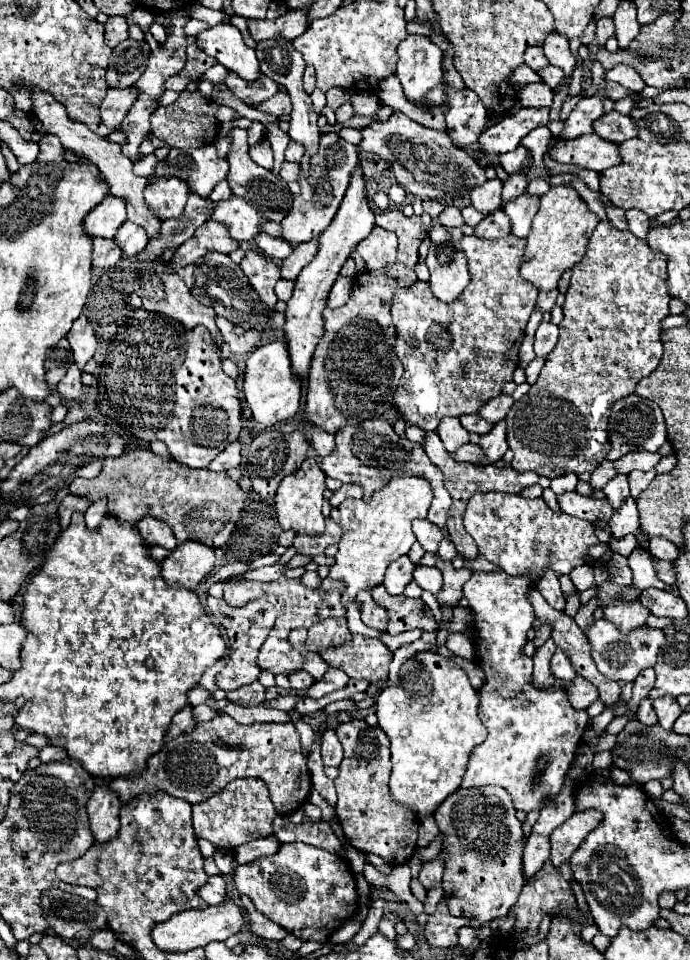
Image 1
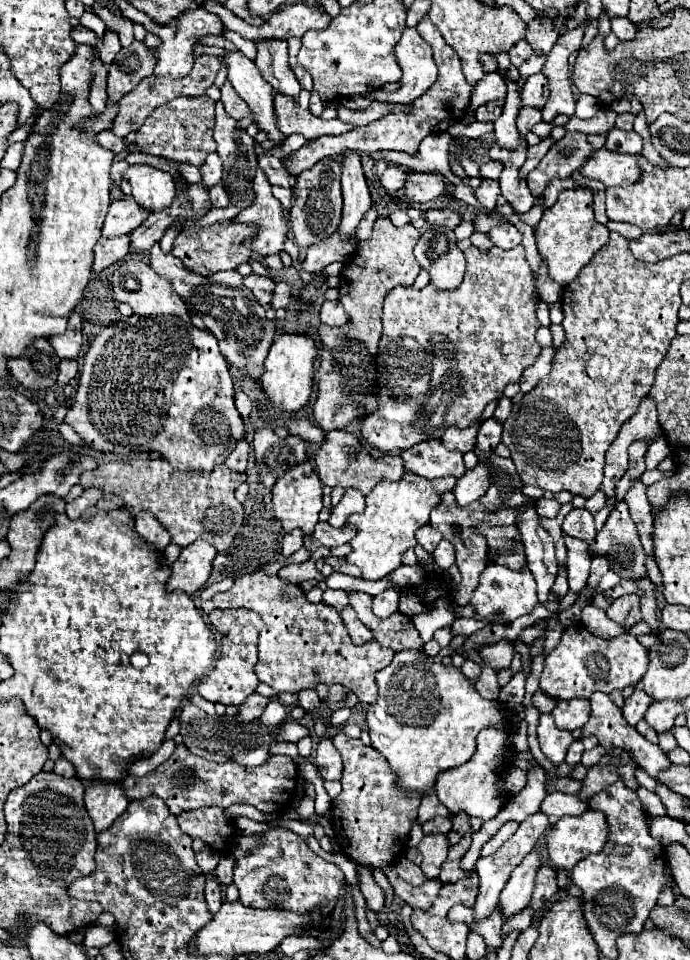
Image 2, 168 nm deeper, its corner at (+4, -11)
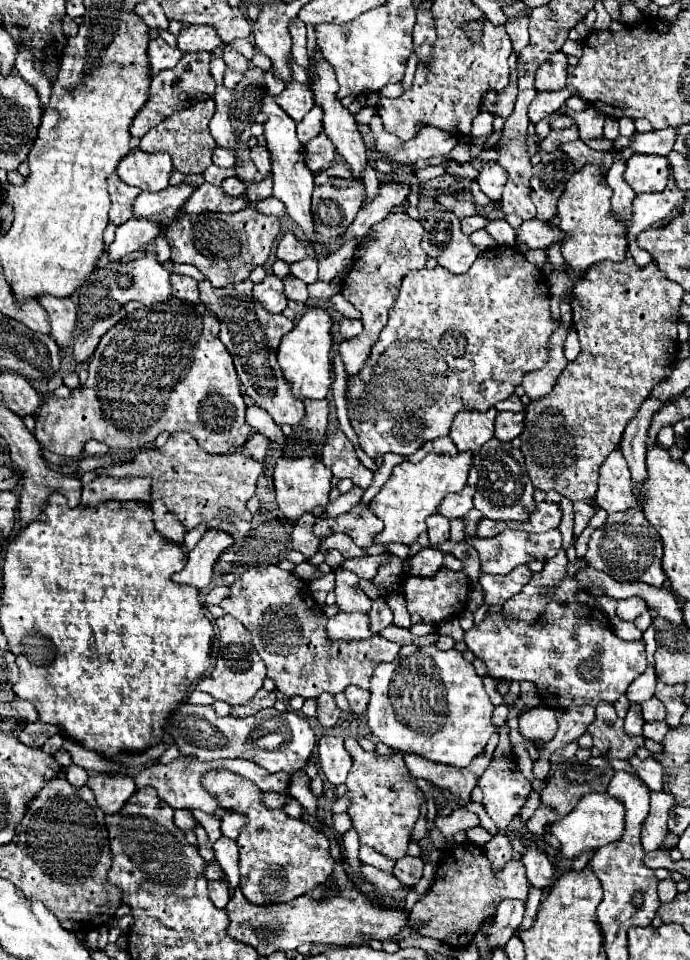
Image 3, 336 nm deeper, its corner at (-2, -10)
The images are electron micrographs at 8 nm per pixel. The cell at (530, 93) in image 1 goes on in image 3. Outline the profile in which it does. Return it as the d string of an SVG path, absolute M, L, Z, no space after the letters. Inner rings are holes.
M552 53L552 57L548 57L538 69L536 69L536 91L550 91L550 89L564 89L566 87L566 69L568 69L568 61L566 55L560 53Z

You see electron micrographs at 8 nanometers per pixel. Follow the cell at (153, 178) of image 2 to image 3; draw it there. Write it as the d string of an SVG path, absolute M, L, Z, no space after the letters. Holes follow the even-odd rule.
M132 149L120 159L116 173L126 185L140 187L142 191L162 191L168 187L172 161L164 151L150 155L142 149Z

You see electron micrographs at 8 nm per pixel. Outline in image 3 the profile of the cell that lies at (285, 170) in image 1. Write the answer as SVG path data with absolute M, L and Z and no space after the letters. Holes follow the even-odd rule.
M256 145L256 147L250 149L250 157L252 157L252 161L254 161L258 173L260 173L262 177L266 177L266 175L270 173L270 157L268 157L268 149Z

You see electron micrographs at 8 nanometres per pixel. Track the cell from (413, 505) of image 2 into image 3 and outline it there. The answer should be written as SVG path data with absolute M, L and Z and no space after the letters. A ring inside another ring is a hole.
M432 453L418 463L404 461L396 465L382 491L368 505L368 509L378 519L384 521L384 531L376 537L376 545L388 545L392 541L410 545L412 541L416 541L418 535L426 531L426 523L424 523L426 517L436 513L440 501L448 493L458 493L464 489L470 467L472 467L472 453L460 453L460 461Z

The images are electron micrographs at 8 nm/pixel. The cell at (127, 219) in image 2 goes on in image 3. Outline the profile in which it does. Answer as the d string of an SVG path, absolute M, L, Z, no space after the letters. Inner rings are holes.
M180 183L176 187L168 187L160 193L148 193L142 191L134 203L134 215L136 217L154 217L160 223L170 221L180 209L184 209L184 203L188 201L190 193L194 193L194 185Z

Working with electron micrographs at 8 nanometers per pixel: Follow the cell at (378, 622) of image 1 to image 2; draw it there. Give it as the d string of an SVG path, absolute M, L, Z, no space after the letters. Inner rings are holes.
M346 606L346 608L340 612L340 616L342 616L342 620L344 620L346 628L348 628L348 634L350 634L352 642L356 642L356 644L366 644L366 642L370 642L370 640L374 638L374 636L372 636L372 630L358 620L358 616L354 614L354 608L352 608L352 606Z

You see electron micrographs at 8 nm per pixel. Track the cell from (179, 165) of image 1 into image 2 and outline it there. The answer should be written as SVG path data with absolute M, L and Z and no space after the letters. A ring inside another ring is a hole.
M216 152L208 154L206 162L200 166L200 174L202 174L202 182L200 184L206 190L210 190L212 186L216 186L220 182L220 178L222 178L222 162L220 162Z

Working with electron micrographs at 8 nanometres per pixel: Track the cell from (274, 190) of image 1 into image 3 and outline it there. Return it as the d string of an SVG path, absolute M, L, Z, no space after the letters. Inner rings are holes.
M250 65L240 81L240 85L236 87L236 91L228 91L226 87L216 87L214 91L214 103L216 103L216 113L210 121L210 133L216 139L216 143L220 147L226 149L236 149L236 177L240 177L244 183L248 183L252 177L248 177L246 173L258 173L252 159L250 159L250 147L248 147L248 139L242 137L244 131L250 131L252 123L254 123L254 115L260 113L260 85L264 85L264 71Z

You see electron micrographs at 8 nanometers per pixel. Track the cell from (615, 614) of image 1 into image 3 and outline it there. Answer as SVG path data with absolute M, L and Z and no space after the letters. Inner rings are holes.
M640 597L620 599L618 607L616 607L616 615L624 621L634 621L642 611L646 611L646 603Z

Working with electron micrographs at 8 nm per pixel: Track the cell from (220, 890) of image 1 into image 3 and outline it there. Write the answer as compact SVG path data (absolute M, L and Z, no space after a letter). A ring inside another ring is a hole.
M208 881L208 891L210 891L210 901L218 909L224 909L226 903L230 901L230 887L226 881Z

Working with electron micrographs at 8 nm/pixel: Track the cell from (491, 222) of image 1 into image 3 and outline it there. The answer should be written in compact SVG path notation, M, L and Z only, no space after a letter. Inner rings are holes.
M538 219L524 221L522 227L516 231L516 235L530 249L548 249L552 243L560 243L564 239L558 225L550 225L546 221L538 221Z

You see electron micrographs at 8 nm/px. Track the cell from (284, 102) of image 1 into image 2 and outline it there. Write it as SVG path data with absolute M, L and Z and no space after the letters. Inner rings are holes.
M278 94L274 100L274 116L276 116L276 126L284 136L298 132L304 134L308 140L324 134L342 134L354 128L352 124L344 124L338 118L334 120L316 118L314 114L302 110L292 98L286 98L282 94Z

